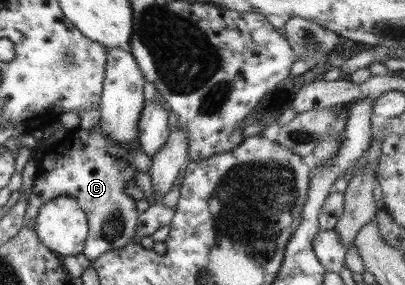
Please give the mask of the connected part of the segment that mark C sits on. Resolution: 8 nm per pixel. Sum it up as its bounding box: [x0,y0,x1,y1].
[23,123,137,261]

